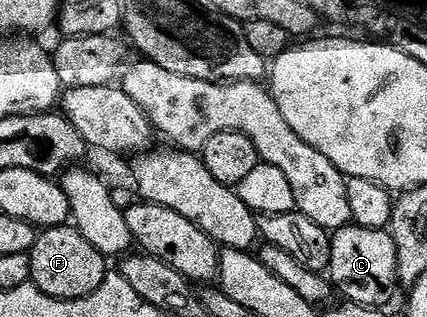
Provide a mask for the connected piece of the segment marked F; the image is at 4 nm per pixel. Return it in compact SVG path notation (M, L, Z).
M69 223L61 224L59 228L41 229L29 254L32 283L57 300L79 300L90 296L104 282L108 271L107 257L102 256L100 250L96 250L96 246L92 246L92 242Z

